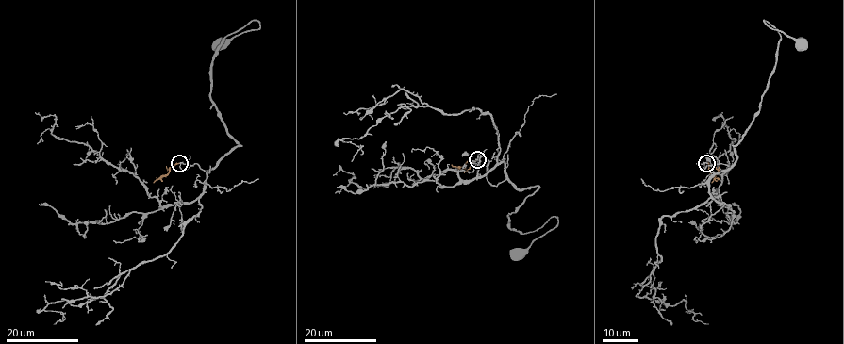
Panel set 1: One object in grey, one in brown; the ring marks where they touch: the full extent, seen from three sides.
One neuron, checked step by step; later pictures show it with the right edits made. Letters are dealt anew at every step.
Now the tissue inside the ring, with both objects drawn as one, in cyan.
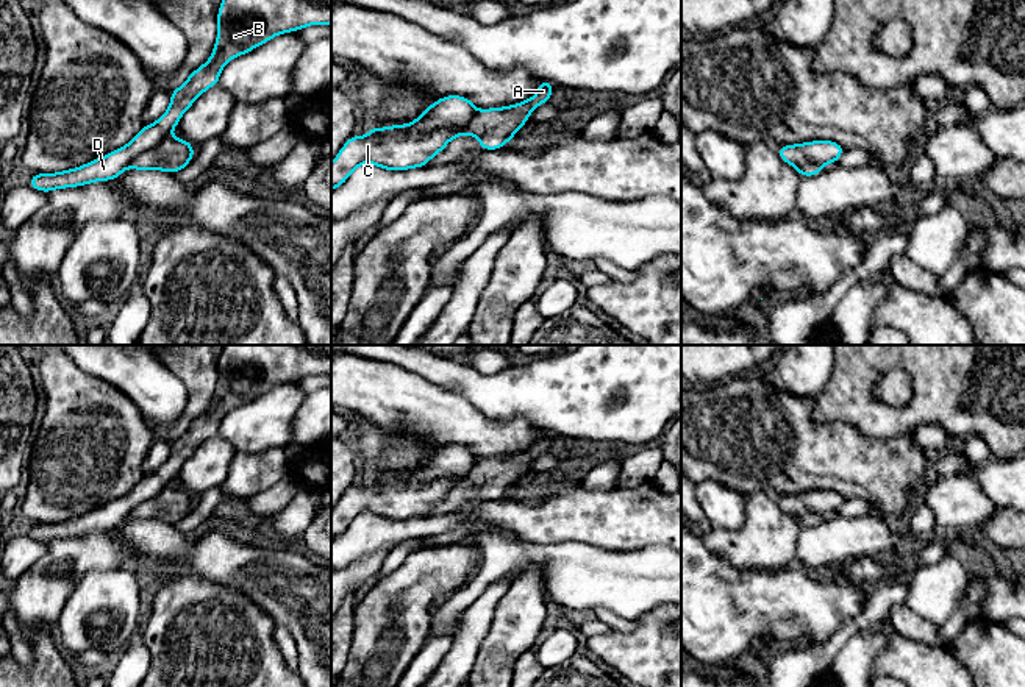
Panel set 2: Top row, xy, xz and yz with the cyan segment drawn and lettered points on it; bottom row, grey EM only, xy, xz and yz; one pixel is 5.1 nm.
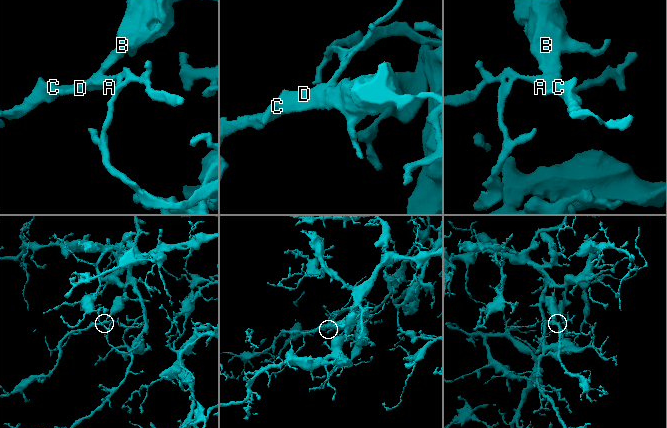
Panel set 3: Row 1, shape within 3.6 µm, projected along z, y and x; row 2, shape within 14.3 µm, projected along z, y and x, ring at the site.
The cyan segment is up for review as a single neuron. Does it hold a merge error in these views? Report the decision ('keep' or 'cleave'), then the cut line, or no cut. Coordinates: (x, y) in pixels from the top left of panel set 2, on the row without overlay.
cleave | xy (169, 483), (155, 495), (141, 501), (127, 516)

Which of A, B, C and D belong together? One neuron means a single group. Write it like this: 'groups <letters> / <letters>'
groups A / B C D

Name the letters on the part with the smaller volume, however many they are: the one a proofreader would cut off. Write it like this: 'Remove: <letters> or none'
Remove: A

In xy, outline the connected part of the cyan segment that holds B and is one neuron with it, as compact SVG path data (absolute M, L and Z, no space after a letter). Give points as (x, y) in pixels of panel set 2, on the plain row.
M223 345L217 362L217 389L211 408L170 442L170 456L122 498L84 515L56 523L33 523L28 536L50 542L116 529L141 503L156 497L178 476L181 465L209 437L223 415L272 387L309 375L331 375L331 345Z

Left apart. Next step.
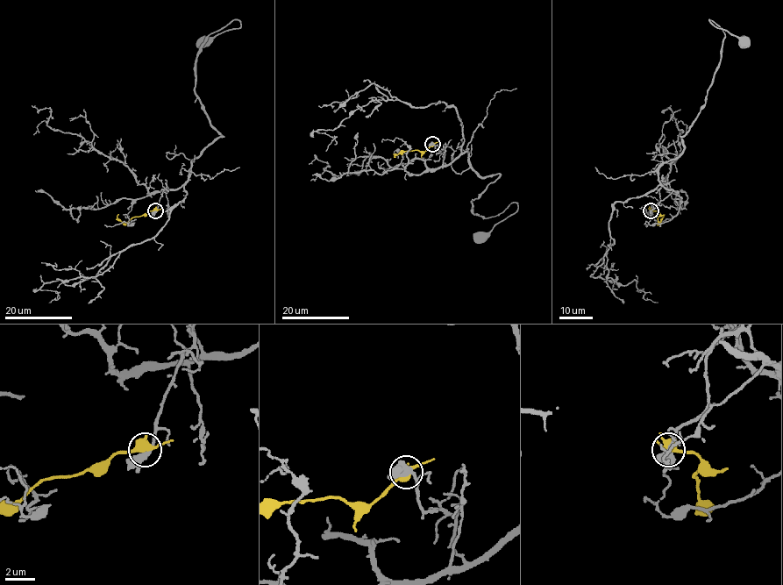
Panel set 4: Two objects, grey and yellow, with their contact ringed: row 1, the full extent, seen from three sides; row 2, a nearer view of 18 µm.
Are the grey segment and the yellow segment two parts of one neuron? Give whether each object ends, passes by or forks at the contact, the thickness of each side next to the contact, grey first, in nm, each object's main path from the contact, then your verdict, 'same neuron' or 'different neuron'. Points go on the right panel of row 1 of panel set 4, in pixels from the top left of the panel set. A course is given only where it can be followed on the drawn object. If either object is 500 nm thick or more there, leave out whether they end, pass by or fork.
440/500 nm | grey via (651, 210), (659, 189), (671, 189), (658, 169), (682, 151), (721, 58), (724, 33), (708, 19), (746, 42) | yellow via (651, 210), (658, 212), (658, 222), (663, 214) | different neuron

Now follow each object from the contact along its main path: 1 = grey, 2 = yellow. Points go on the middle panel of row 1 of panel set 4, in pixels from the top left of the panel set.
1: (432, 144), (446, 164), (466, 152), (480, 175), (500, 175), (472, 201), (474, 214), (518, 205), (482, 239)
2: (432, 144), (423, 152), (403, 152), (395, 156)

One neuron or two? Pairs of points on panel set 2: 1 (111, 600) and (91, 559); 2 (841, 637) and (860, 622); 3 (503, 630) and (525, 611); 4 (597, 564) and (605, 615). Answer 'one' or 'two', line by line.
1: two
2: one
3: one
4: two

